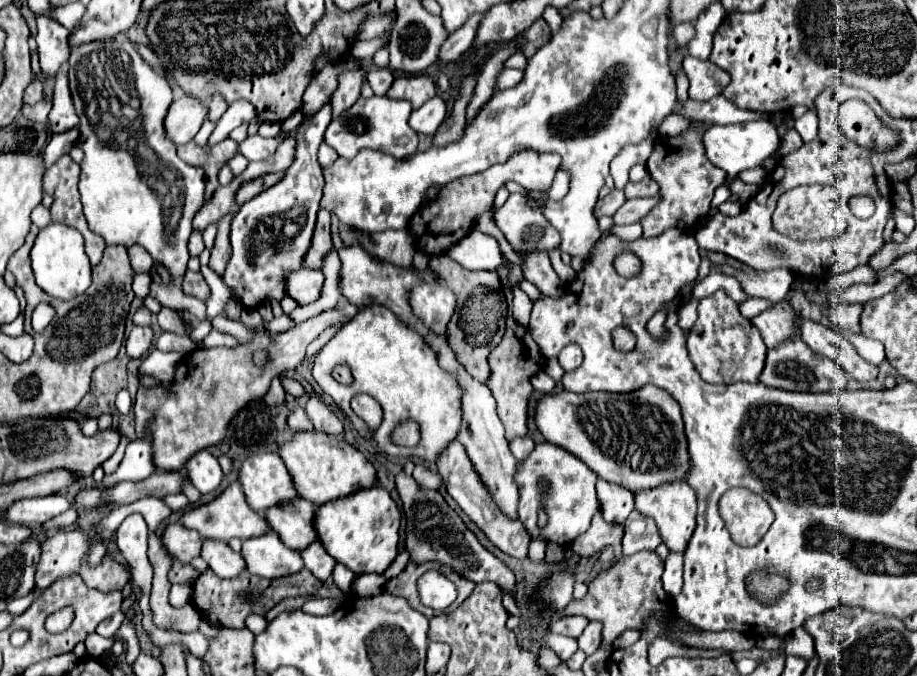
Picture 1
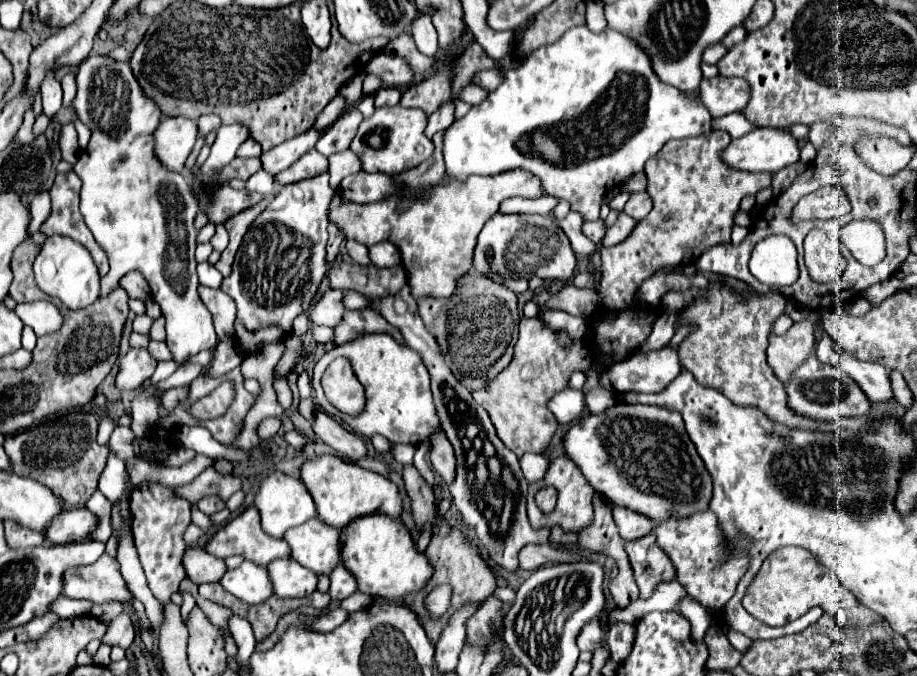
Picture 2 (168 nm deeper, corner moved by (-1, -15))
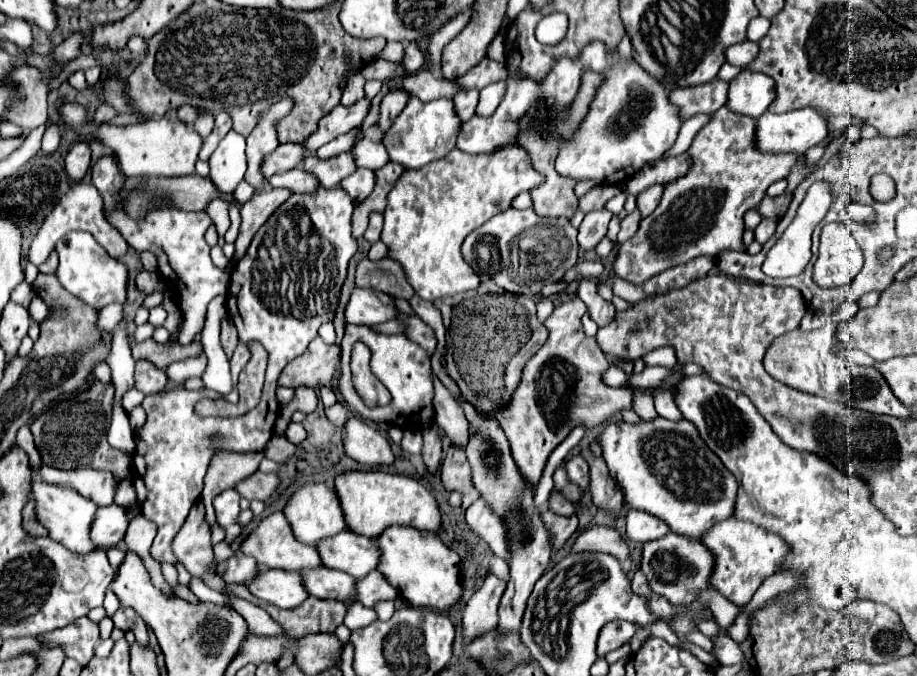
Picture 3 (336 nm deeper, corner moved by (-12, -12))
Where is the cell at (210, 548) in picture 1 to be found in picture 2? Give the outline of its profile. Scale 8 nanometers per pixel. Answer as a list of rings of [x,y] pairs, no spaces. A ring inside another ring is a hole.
[[[243,562],[239,568],[225,572],[219,582],[227,592],[247,604],[263,604],[273,596],[269,572],[257,564]]]

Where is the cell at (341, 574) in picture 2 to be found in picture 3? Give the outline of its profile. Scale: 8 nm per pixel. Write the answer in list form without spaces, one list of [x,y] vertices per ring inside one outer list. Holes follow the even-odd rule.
[[[378,571],[368,573],[364,581],[356,581],[356,601],[360,601],[362,605],[372,607],[380,599],[396,599],[396,597],[398,597],[396,589],[390,587]]]

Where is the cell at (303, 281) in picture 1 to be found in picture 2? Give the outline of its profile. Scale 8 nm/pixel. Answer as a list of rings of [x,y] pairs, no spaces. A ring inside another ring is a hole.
[[[329,290],[323,296],[317,294],[315,306],[311,306],[311,320],[319,326],[335,328],[343,320],[343,292],[341,290]]]

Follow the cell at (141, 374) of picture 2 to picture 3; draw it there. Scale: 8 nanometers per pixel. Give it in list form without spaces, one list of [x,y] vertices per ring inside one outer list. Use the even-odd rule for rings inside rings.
[[[138,361],[136,363],[136,389],[142,391],[144,395],[154,395],[164,391],[168,385],[168,377],[164,369],[156,369],[156,365],[148,365],[148,361]]]

